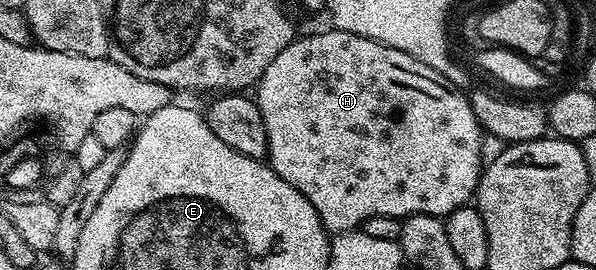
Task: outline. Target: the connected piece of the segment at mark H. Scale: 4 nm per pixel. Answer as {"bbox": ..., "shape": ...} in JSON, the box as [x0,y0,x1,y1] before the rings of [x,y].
{"bbox":[254,28,482,232],"shape":[[[327,28],[321,34],[298,36],[262,72],[260,81],[254,87],[254,97],[258,108],[262,112],[262,124],[266,128],[268,141],[267,165],[273,172],[282,176],[286,184],[294,184],[310,204],[314,204],[314,212],[322,220],[325,230],[329,232],[343,232],[363,227],[364,221],[370,216],[390,216],[405,219],[412,214],[430,214],[446,216],[460,206],[469,205],[476,193],[476,186],[480,183],[482,167],[479,162],[479,142],[482,135],[480,121],[474,116],[469,95],[463,89],[457,88],[446,81],[440,73],[402,52],[398,48],[390,48],[386,44],[374,41],[373,38],[358,36],[354,32]]]}

